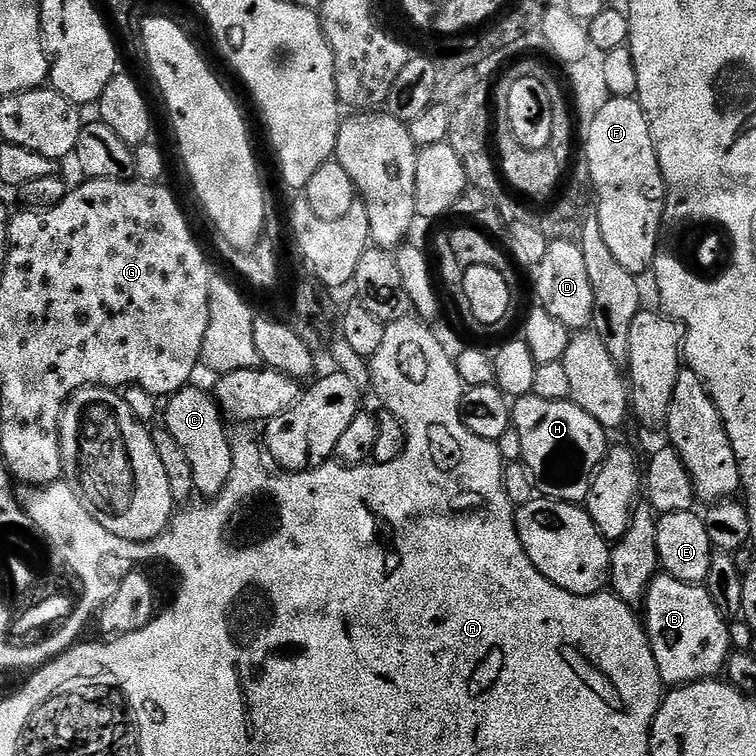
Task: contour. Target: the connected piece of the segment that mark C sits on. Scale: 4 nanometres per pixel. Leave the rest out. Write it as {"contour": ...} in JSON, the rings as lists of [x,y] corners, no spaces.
{"contour":[[[189,386],[167,397],[162,408],[162,420],[168,427],[174,443],[180,447],[184,460],[188,463],[188,472],[192,475],[192,484],[201,492],[201,497],[214,498],[230,482],[234,466],[232,440],[228,428],[220,421],[222,409],[211,391],[203,392],[200,388]]]}

